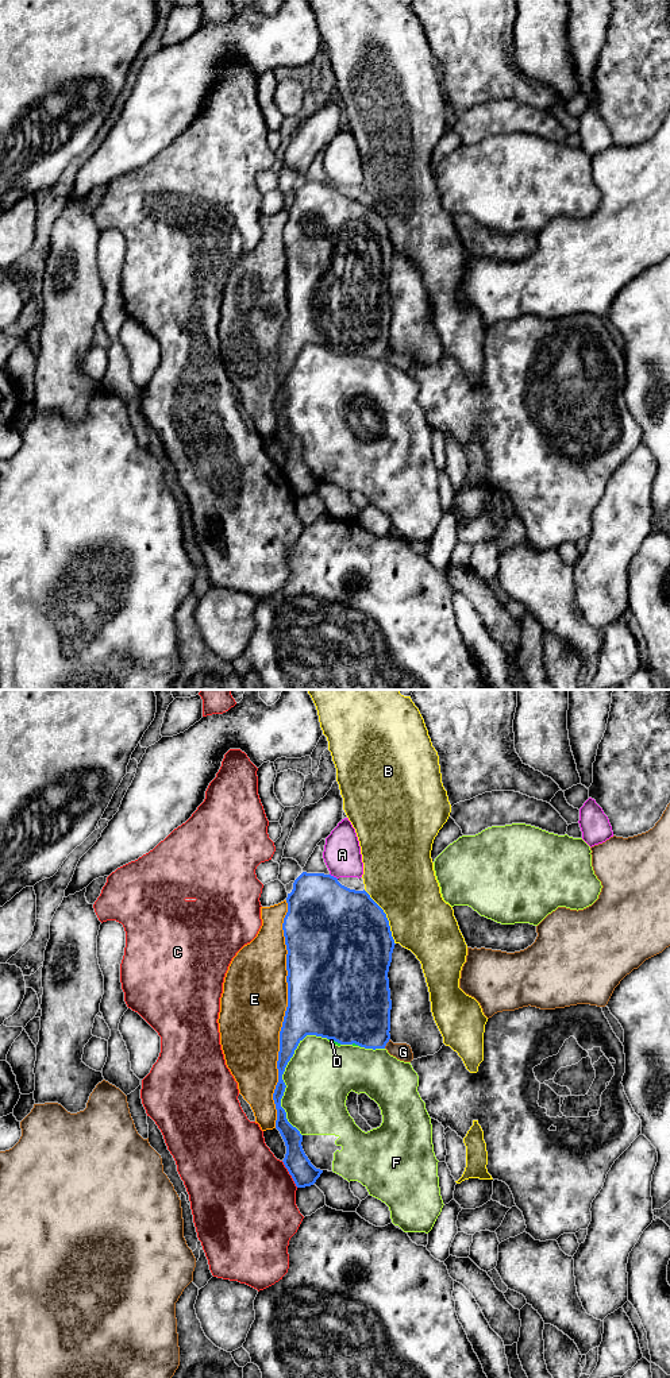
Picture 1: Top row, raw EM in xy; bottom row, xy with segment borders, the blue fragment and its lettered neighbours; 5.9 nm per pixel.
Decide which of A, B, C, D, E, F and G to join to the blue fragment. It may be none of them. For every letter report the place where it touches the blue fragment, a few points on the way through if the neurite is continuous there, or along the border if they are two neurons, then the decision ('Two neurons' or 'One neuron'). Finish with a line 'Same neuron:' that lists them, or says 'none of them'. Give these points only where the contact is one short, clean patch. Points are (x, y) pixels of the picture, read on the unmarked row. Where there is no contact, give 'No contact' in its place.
A: Touches blue at xy (332, 185). Two neurons
B: Touches blue at xy (385, 226). Two neurons
C: Touches blue at xy (289, 482). Two neurons
D: Touches blue at xy (335, 350). Boundary: xy (328, 347), (341, 352). Two neurons
E: Touches blue at xy (285, 323). Two neurons
F: Touches blue at xy (282, 390). Two neurons
G: Touches blue at xy (387, 351). Two neurons
Same neuron: none of them

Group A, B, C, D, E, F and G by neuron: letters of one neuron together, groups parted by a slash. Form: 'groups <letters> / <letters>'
groups A / B / C / D F / E / G

